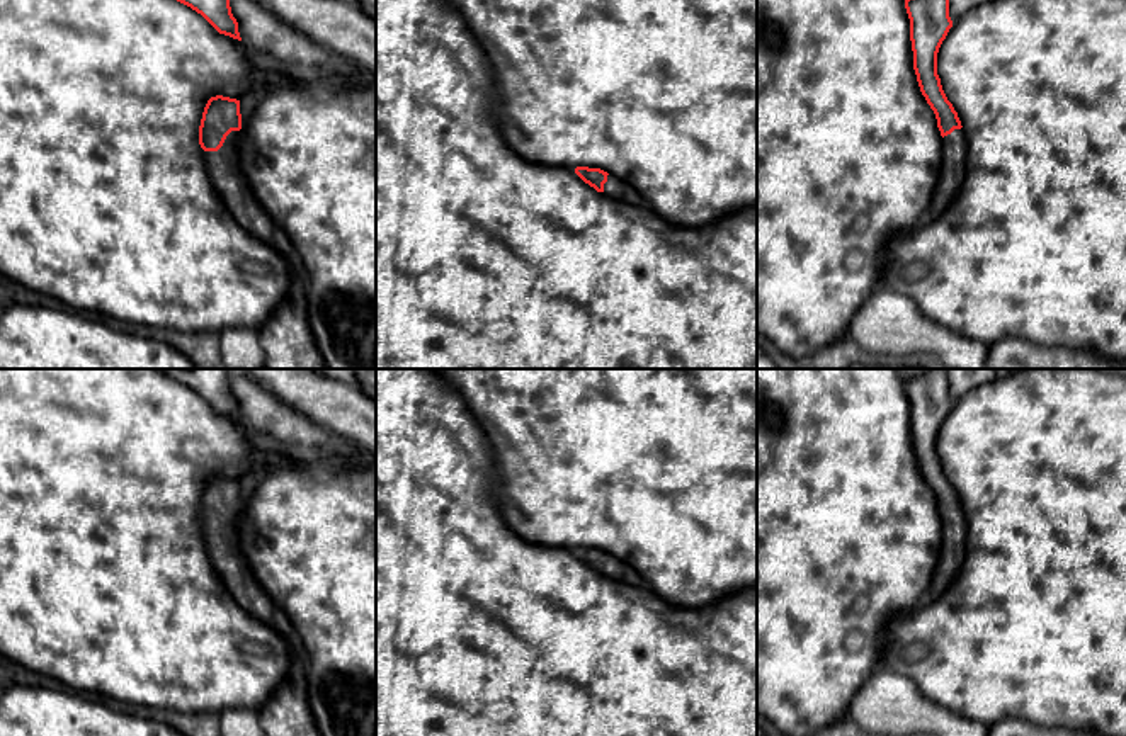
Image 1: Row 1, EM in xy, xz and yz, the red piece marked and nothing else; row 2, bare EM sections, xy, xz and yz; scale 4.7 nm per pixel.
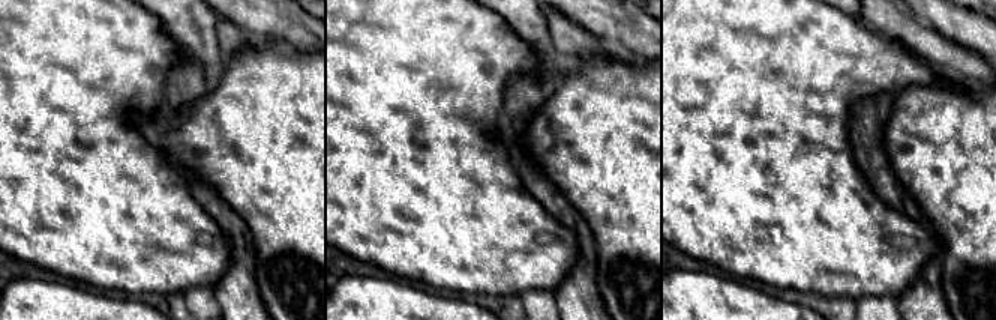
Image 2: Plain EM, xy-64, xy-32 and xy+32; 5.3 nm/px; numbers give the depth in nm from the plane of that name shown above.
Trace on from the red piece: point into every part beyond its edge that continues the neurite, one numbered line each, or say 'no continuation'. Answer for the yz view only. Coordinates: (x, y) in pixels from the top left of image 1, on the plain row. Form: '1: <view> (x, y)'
1: yz (948, 566)

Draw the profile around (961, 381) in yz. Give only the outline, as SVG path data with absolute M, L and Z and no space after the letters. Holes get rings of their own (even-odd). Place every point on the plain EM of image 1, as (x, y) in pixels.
M949 369L949 398L956 403L971 389L992 382L1004 369Z

